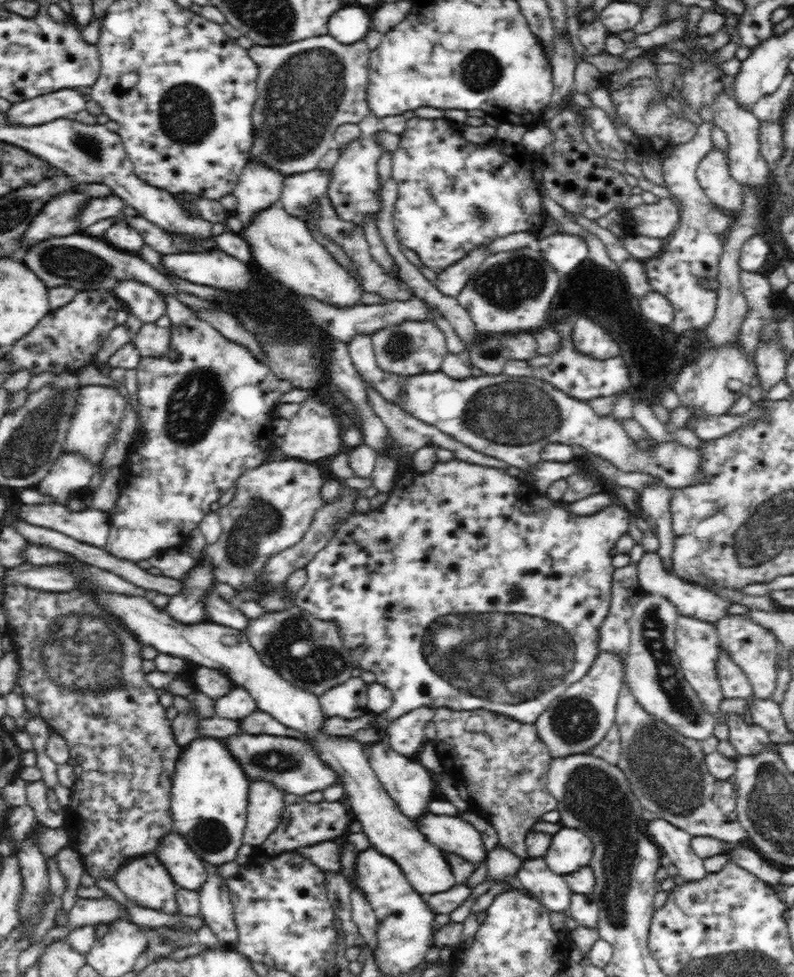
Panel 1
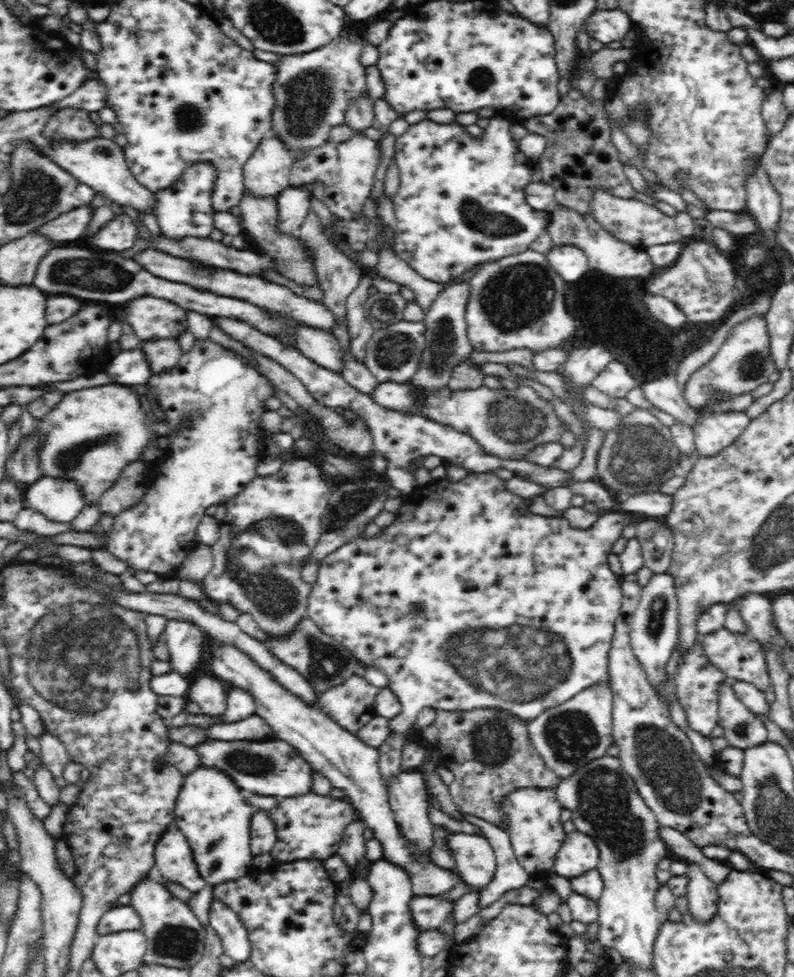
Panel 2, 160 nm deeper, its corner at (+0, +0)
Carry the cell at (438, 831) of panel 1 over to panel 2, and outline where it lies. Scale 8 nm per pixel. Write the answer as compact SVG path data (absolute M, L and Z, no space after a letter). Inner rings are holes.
M448 832L447 845L455 856L456 873L468 890L480 892L496 874L496 855L486 838Z

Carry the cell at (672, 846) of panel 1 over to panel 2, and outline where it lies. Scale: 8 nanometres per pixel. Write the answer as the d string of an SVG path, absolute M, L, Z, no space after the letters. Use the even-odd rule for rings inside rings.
M688 862L687 875L689 878L687 890L687 905L690 917L698 923L711 923L716 916L719 894L717 885L708 878L702 869L693 862Z

